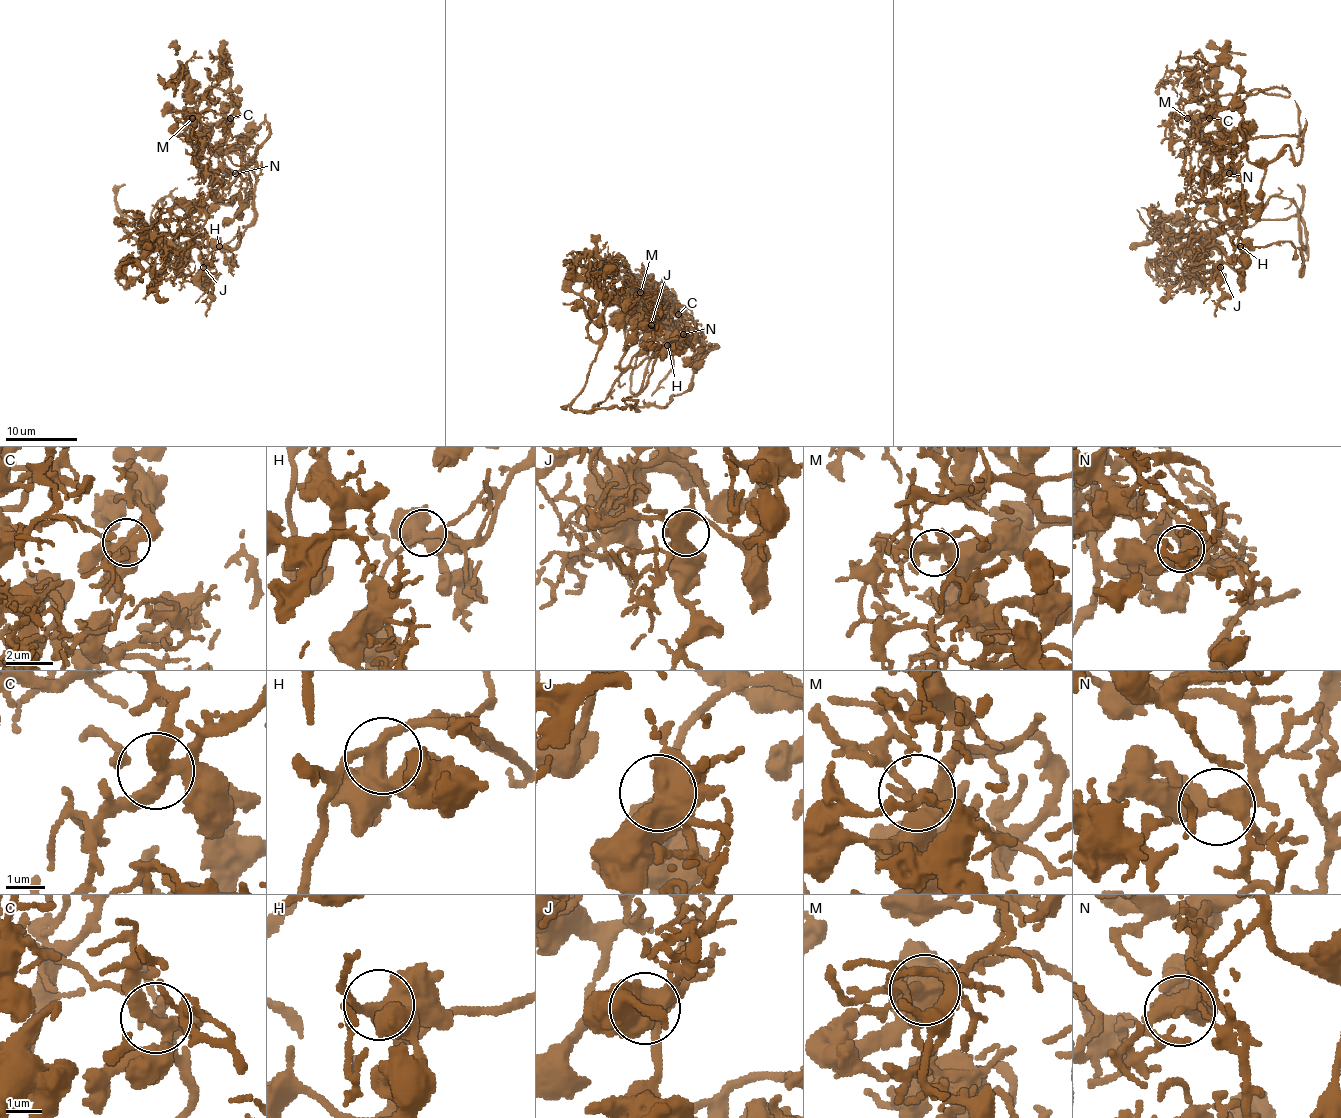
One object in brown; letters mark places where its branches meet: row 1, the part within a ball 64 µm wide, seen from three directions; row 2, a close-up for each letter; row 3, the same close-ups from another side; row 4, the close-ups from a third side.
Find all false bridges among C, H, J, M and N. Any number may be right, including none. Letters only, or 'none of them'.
none of them

